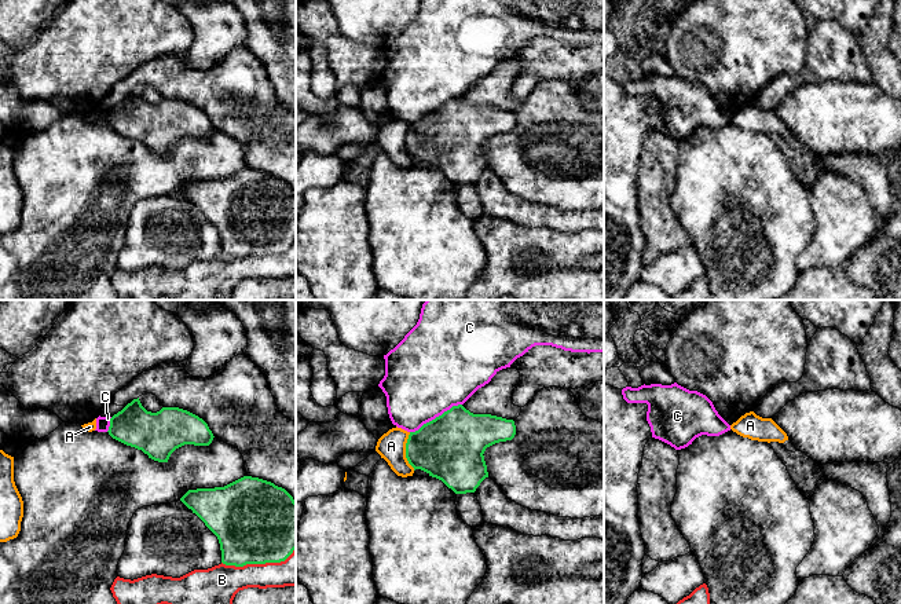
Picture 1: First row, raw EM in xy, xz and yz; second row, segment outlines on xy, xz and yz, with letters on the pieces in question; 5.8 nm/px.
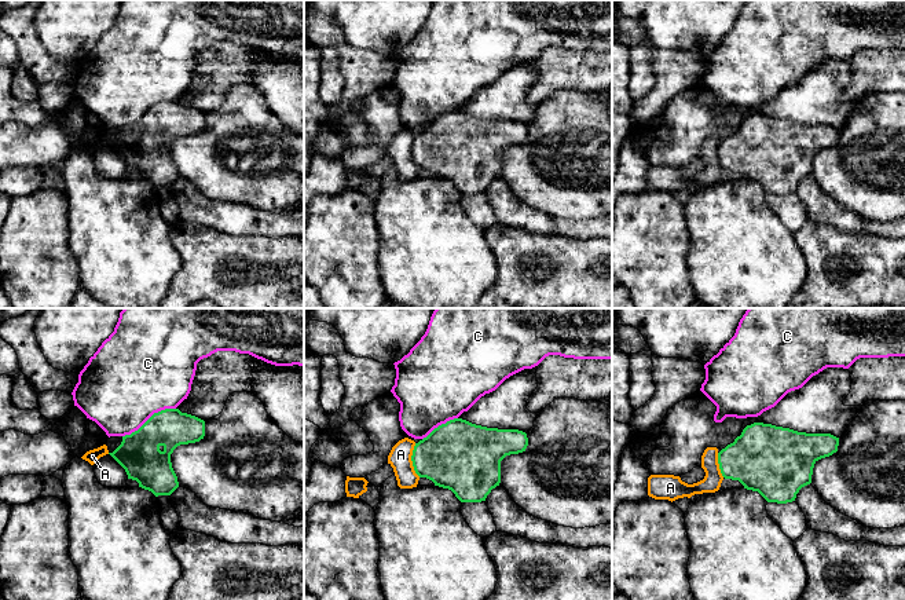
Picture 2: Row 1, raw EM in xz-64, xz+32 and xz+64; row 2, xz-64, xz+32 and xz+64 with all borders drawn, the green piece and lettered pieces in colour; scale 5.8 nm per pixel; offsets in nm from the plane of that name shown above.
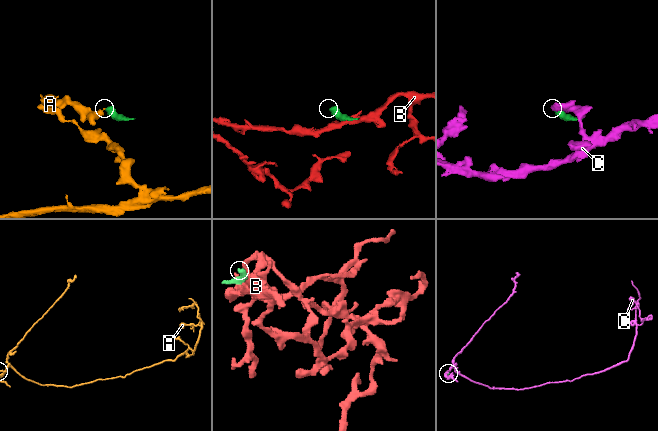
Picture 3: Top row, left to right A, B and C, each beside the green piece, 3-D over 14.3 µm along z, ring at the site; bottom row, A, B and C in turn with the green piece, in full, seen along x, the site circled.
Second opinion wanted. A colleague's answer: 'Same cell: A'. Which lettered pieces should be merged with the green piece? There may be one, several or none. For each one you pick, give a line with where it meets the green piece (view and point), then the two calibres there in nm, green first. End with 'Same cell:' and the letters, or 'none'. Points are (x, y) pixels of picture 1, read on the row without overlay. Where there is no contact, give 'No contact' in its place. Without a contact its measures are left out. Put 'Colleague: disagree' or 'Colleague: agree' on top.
Colleague: disagree
Same cell: none

